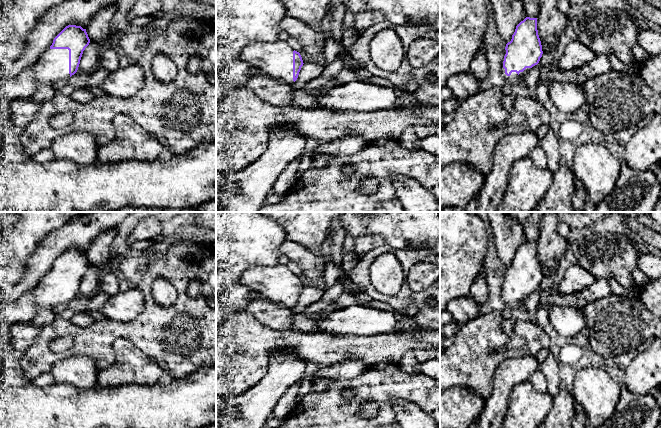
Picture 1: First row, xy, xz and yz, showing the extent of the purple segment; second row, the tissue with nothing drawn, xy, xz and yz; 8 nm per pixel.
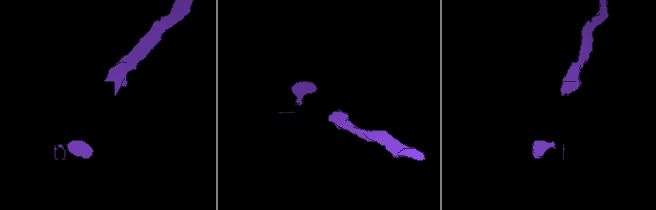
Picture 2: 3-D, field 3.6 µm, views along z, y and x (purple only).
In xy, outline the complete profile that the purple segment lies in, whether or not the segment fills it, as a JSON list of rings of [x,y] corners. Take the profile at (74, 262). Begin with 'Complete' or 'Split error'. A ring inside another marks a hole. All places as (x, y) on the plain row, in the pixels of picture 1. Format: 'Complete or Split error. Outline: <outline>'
Split error. Outline: [[[66,250],[53,264],[52,269],[26,293],[30,294],[37,304],[37,314],[29,323],[39,327],[52,323],[55,307],[74,299],[90,263],[81,250]]]

